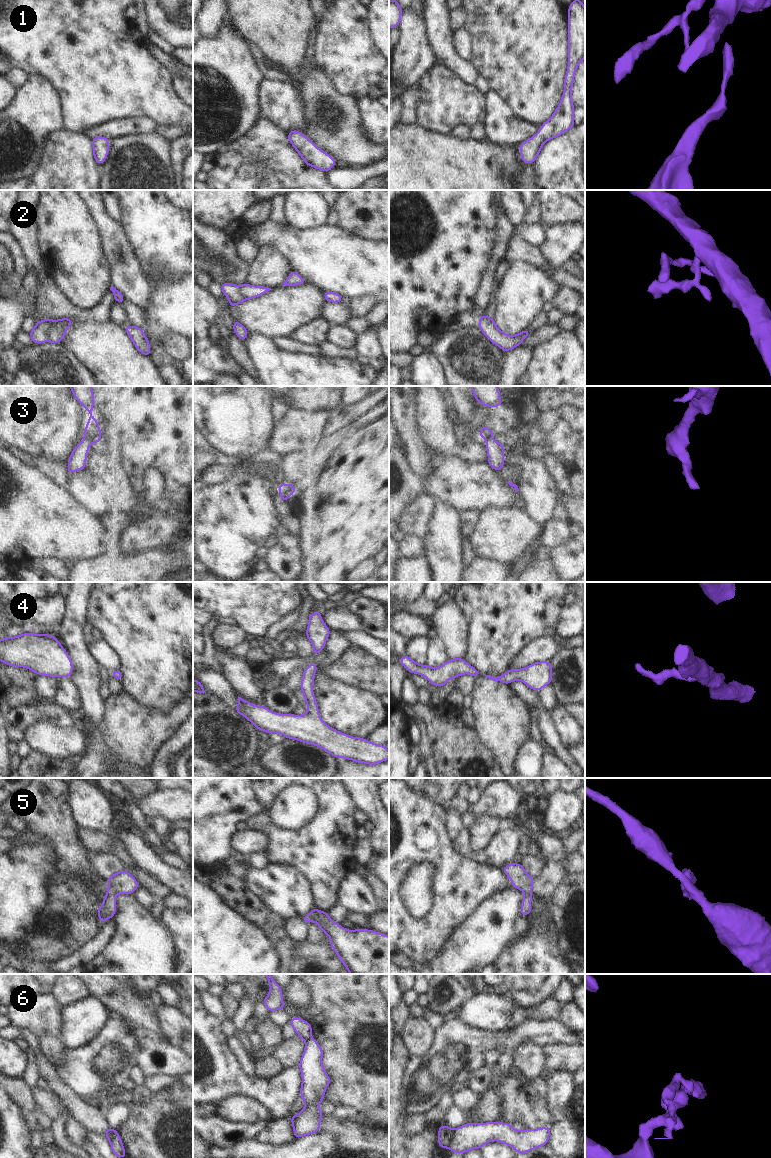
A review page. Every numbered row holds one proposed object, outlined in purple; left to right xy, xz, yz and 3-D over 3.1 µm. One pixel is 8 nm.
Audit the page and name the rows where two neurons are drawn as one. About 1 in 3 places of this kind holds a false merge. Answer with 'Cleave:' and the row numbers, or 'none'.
Cleave: 5, 6

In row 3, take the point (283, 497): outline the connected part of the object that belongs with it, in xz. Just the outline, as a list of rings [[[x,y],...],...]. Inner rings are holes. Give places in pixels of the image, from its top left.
[[[278,484],[278,491],[280,493],[281,500],[285,503],[287,502],[288,498],[296,492],[296,490],[297,488],[292,484]]]

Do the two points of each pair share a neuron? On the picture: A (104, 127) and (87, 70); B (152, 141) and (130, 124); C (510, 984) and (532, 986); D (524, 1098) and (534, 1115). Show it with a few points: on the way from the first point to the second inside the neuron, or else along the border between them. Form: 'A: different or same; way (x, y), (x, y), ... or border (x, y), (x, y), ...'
A: different; border (126, 116), (111, 118), (90, 125), (82, 132)
B: different; border (153, 131), (130, 132), (117, 138)
C: same; way (515, 984), (527, 984)
D: same; way (524, 1102), (533, 1111)

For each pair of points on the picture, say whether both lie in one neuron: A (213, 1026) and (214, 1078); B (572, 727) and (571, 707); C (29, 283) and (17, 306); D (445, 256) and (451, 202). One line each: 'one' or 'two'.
A: one
B: two
C: one
D: one

